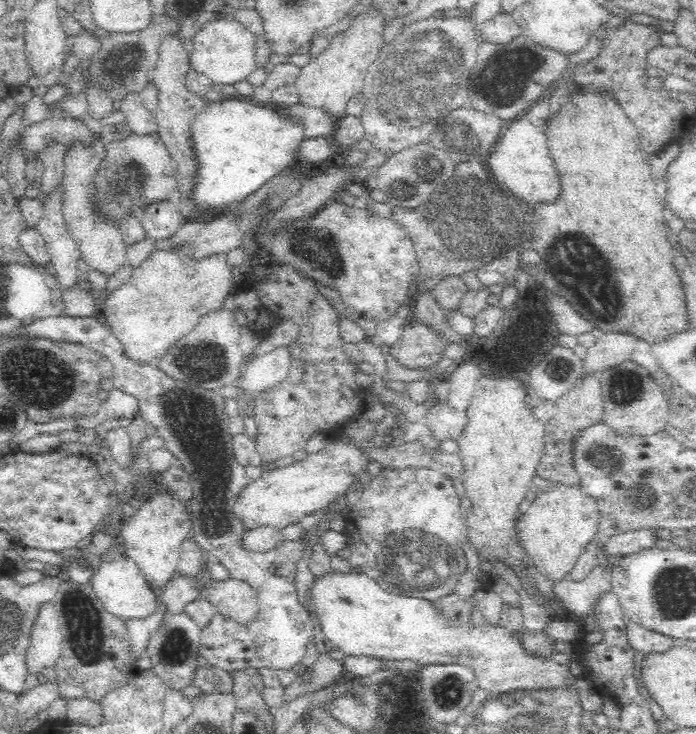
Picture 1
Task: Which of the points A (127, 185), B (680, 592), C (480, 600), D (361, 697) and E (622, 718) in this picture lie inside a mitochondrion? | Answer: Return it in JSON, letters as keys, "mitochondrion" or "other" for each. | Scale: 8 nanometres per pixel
{"A":"mitochondrion","B":"mitochondrion","C":"other","D":"mitochondrion","E":"other"}

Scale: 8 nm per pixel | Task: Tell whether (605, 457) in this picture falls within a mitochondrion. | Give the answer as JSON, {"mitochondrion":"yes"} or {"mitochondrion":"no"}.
{"mitochondrion":"yes"}

